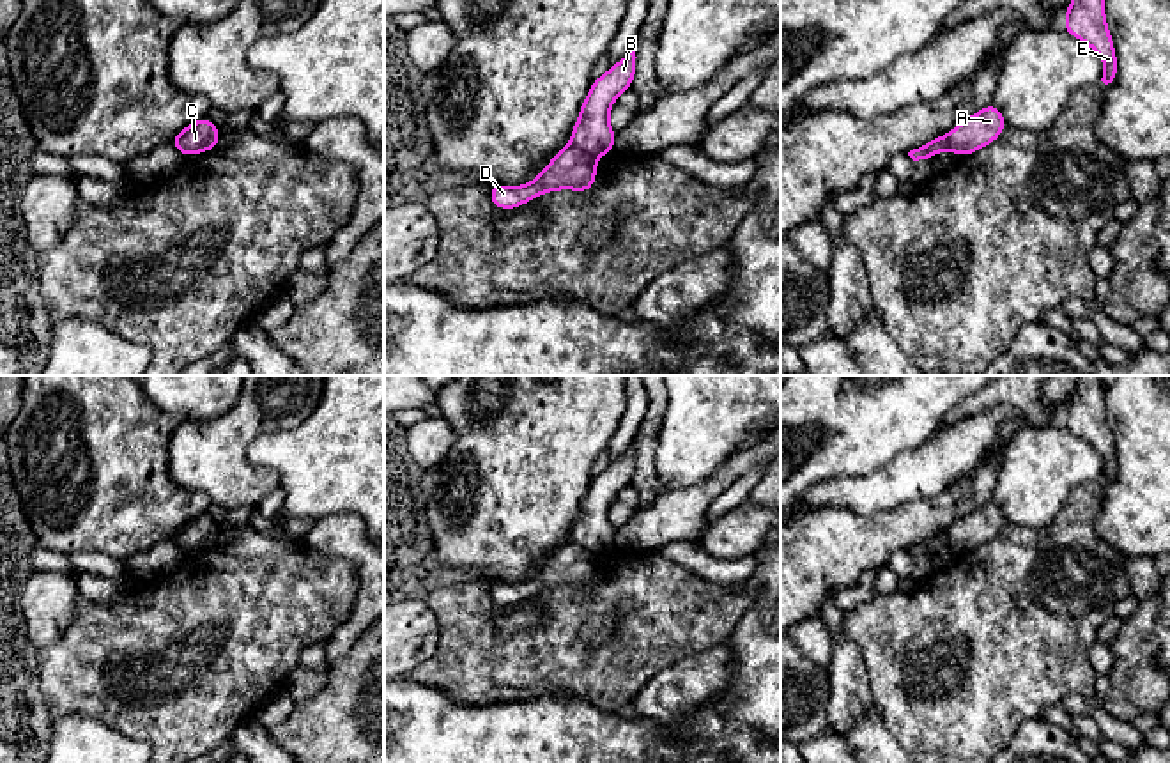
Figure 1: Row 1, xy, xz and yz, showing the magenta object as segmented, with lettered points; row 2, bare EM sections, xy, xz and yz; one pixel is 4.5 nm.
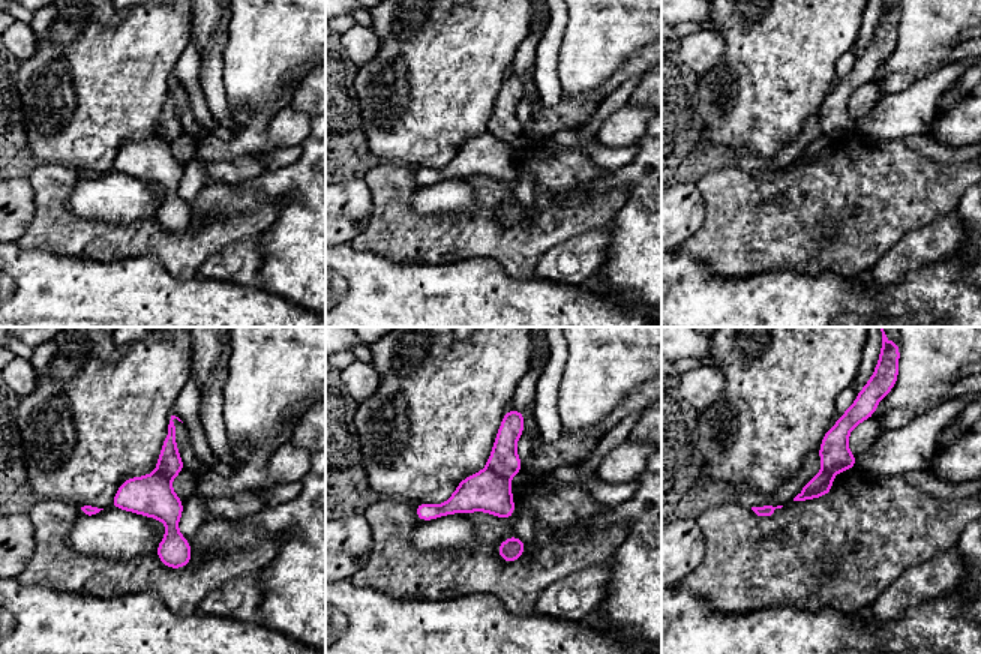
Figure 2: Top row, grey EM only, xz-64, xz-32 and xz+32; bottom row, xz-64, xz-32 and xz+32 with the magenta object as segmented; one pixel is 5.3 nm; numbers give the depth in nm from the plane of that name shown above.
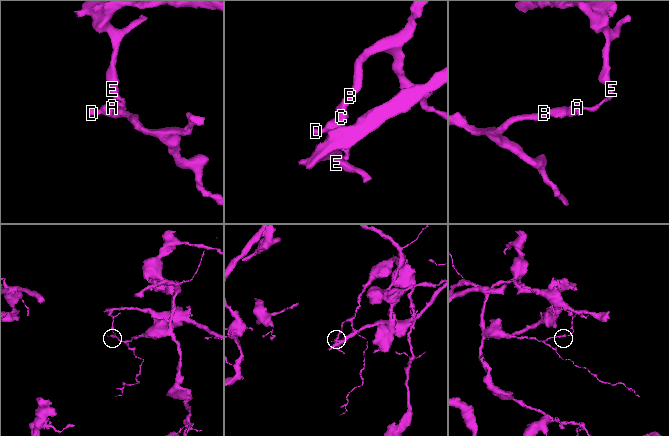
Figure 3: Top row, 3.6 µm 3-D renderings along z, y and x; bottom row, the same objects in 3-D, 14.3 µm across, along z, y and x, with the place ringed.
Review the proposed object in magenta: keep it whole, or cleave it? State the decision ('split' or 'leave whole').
split

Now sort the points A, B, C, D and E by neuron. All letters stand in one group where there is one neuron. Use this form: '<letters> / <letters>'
A D E / B C

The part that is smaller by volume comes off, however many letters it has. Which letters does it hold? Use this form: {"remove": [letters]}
{"remove": ["A", "D", "E"]}

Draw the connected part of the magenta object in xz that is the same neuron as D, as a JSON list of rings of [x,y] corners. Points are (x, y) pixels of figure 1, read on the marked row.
[[[570,143],[552,158],[533,182],[517,188],[497,184],[489,189],[489,195],[497,209],[515,209],[556,189],[591,191],[595,177],[597,158]]]

